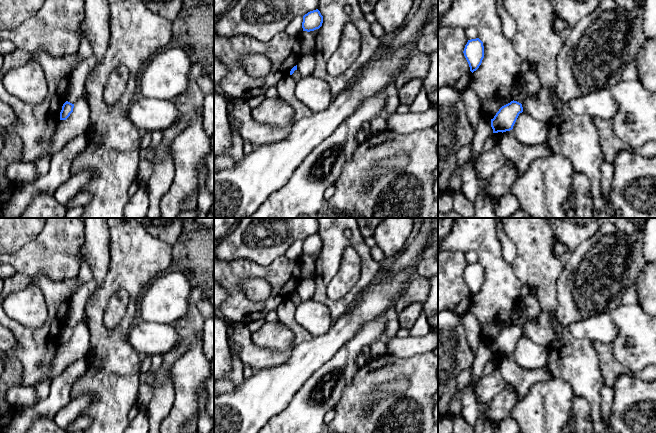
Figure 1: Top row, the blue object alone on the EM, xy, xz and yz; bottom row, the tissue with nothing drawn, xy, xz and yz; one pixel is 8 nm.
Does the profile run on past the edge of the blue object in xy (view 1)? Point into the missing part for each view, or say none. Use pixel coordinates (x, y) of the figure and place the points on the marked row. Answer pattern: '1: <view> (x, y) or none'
1: none

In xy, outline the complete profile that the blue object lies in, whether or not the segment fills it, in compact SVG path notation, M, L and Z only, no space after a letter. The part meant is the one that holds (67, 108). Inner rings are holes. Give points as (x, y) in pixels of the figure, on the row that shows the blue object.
M66 101L63 106L62 110L60 112L60 120L66 120L70 114L73 112L74 104Z

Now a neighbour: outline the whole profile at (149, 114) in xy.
M137 96L128 109L128 117L140 130L164 131L178 120L180 112L175 101Z

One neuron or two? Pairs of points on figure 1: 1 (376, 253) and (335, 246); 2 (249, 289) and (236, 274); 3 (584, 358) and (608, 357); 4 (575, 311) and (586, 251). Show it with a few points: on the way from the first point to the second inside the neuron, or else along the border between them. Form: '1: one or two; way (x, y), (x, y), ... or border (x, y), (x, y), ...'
1: two; border (370, 248), (370, 254), (378, 262)
2: two; border (266, 281), (262, 278), (244, 278), (242, 293)
3: two; border (593, 342), (604, 380)
4: one; way (579, 296), (583, 291), (586, 266)

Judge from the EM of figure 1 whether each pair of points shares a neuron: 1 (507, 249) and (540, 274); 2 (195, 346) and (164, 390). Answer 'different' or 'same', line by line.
1: different
2: different

